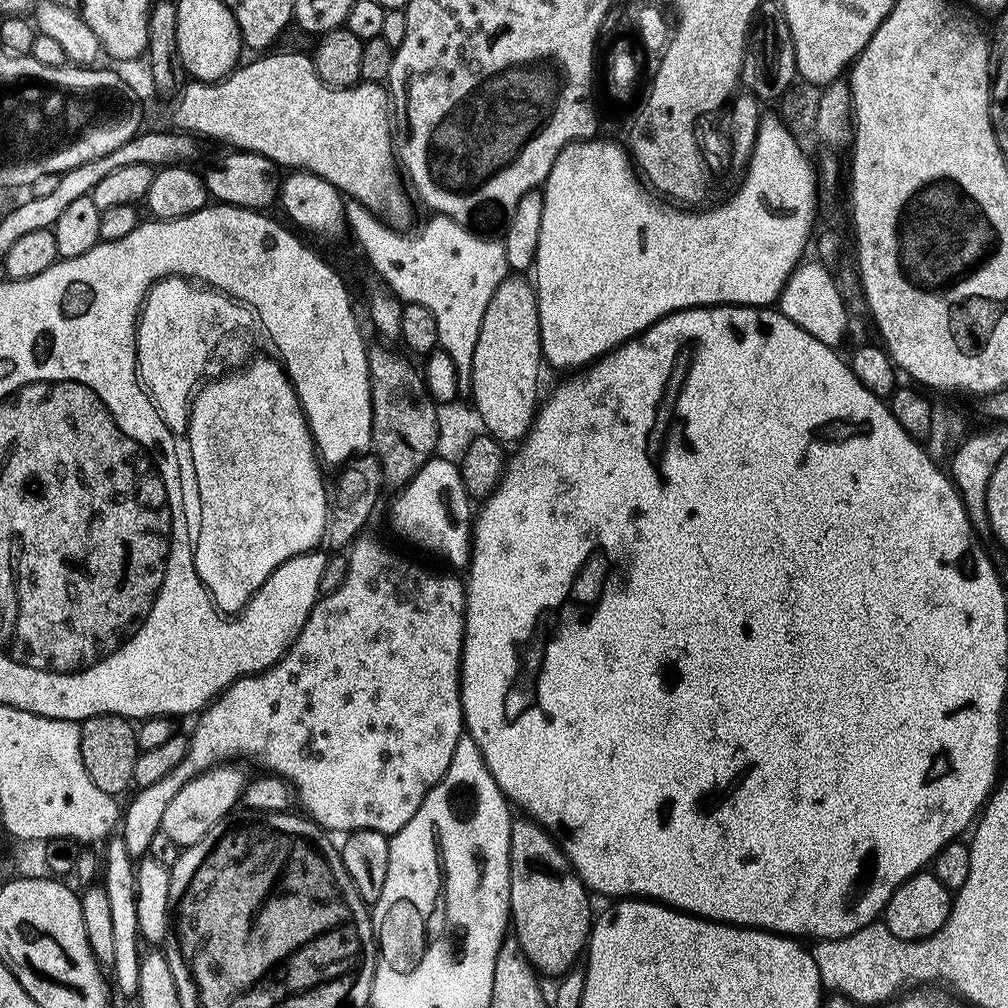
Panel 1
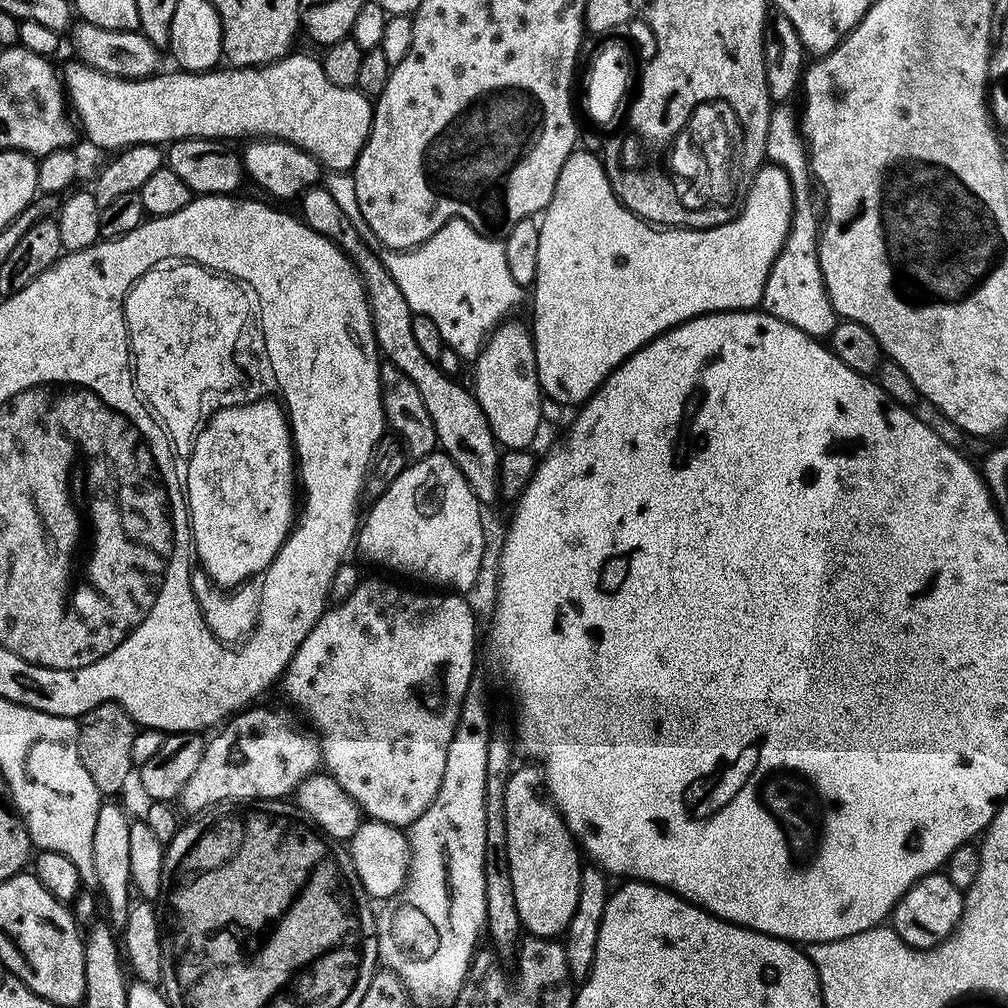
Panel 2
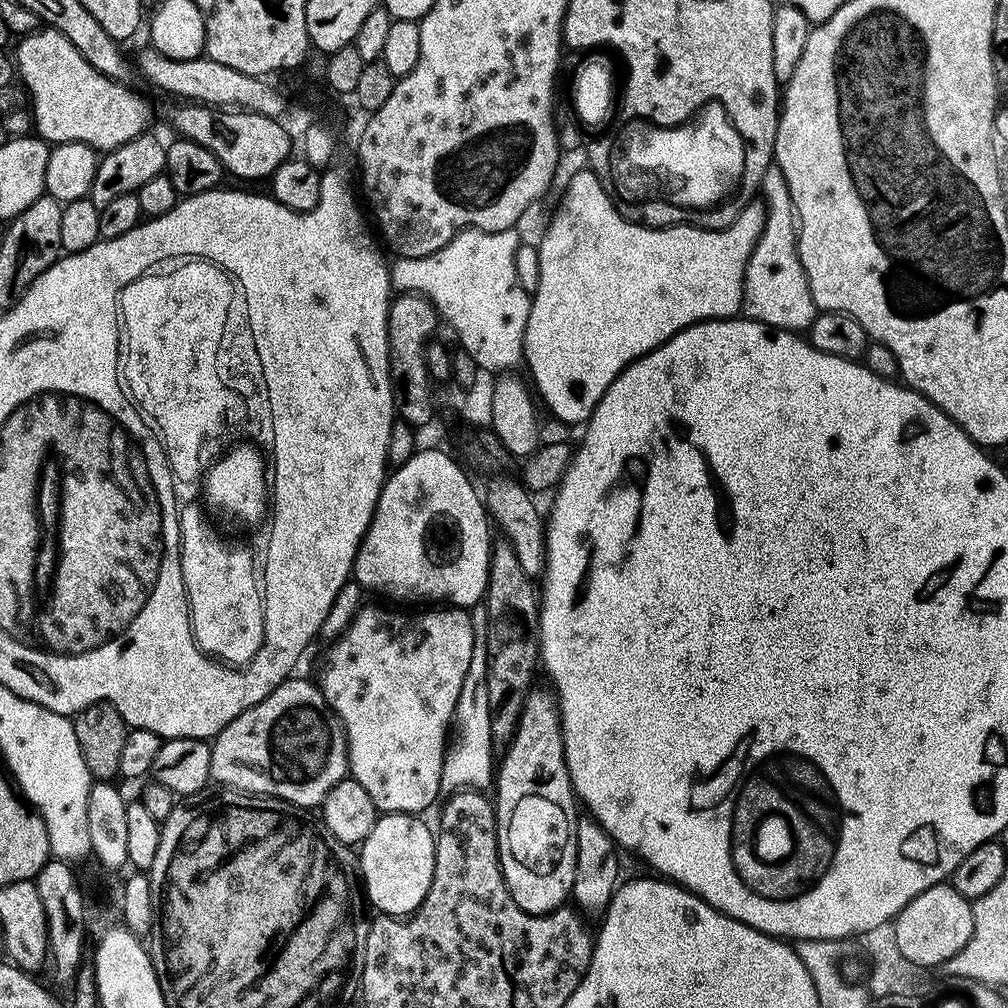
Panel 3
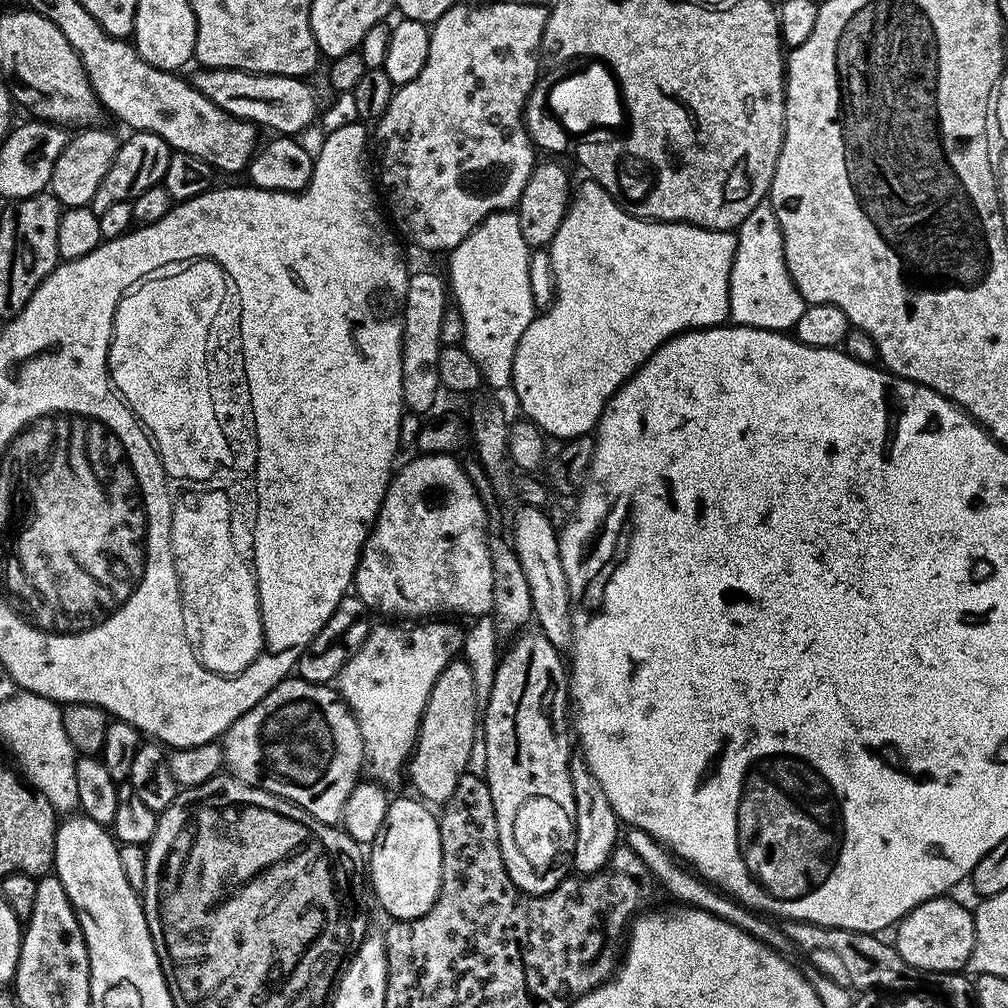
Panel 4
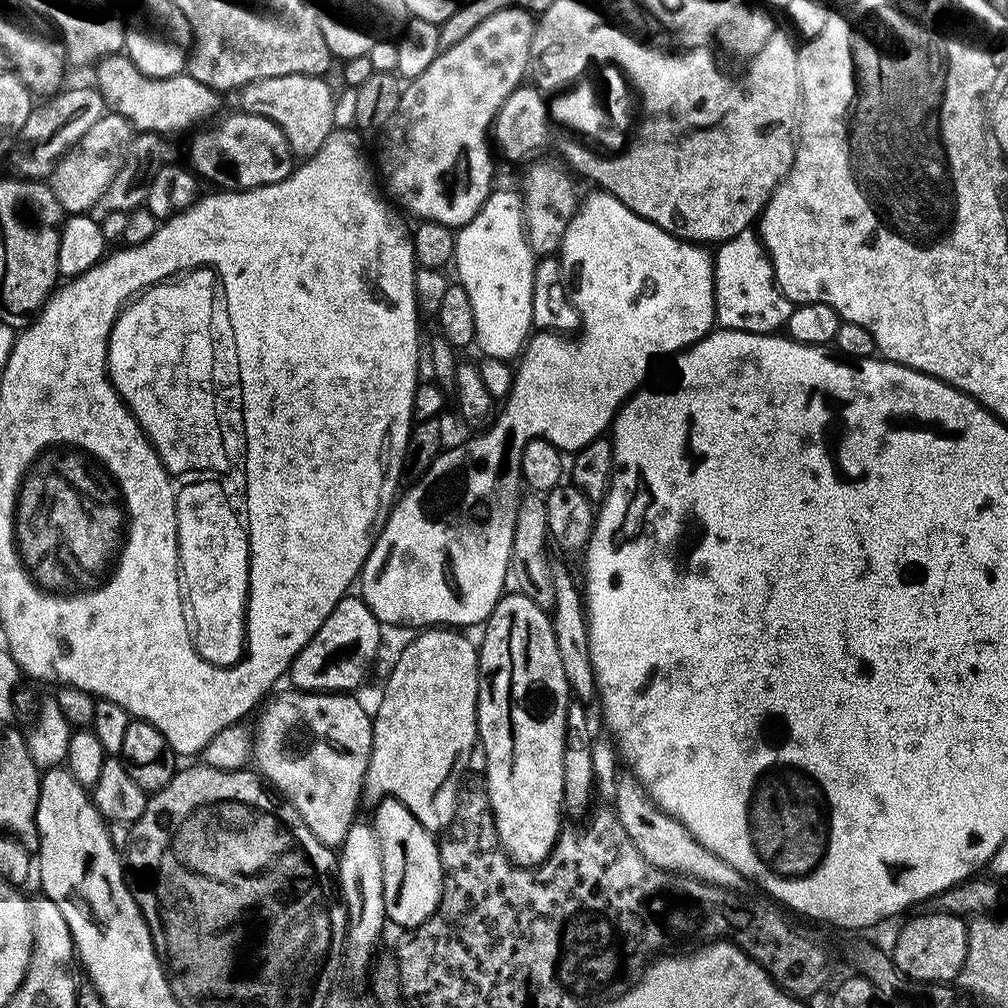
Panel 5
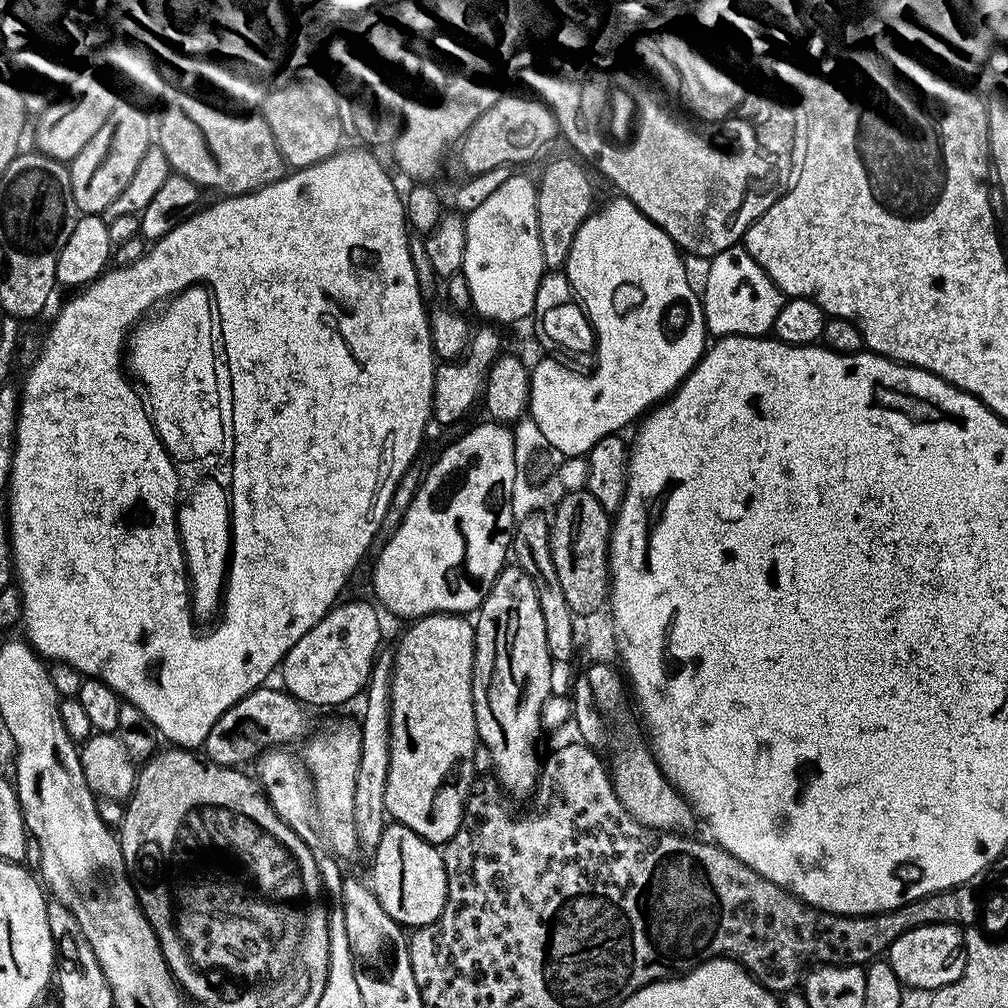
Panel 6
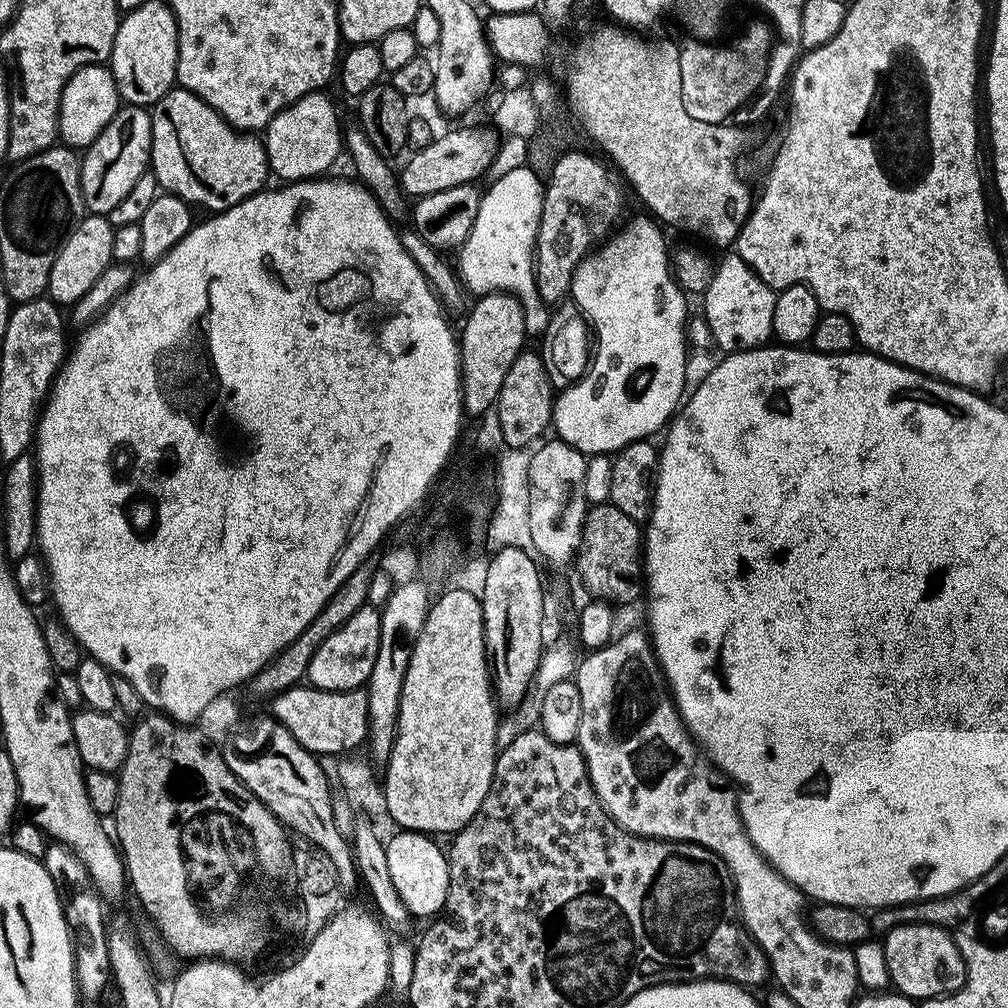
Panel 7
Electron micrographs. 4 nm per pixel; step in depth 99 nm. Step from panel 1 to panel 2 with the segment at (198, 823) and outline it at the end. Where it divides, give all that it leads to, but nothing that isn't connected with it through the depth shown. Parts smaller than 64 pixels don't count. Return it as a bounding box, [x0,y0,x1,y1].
[178,706,321,814]

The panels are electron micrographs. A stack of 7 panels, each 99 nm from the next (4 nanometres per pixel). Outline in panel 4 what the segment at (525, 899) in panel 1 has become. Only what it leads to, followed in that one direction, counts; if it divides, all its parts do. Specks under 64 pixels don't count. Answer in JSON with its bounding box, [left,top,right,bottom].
[482,630,575,896]

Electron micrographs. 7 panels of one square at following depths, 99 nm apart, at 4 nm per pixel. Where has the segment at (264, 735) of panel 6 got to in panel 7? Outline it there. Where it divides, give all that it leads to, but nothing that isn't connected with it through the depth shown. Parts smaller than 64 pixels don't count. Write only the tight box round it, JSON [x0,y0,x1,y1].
[271,686,368,757]

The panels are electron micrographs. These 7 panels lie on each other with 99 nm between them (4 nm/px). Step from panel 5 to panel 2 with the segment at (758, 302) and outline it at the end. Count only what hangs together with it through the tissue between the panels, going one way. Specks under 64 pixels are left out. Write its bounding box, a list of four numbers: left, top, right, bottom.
[762,102,838,338]

